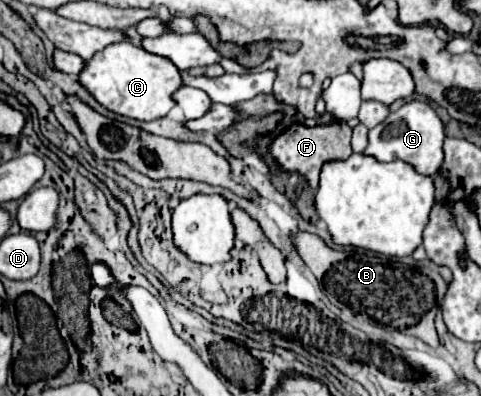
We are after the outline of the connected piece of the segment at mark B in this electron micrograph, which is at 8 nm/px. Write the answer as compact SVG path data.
M305 231L295 235L295 247L333 305L347 305L355 313L365 313L387 329L415 335L431 347L439 345L433 323L437 313L435 283L431 277L427 277L427 273L423 273L423 267L401 263L395 257L379 257L367 249L337 251L331 249L321 237Z

